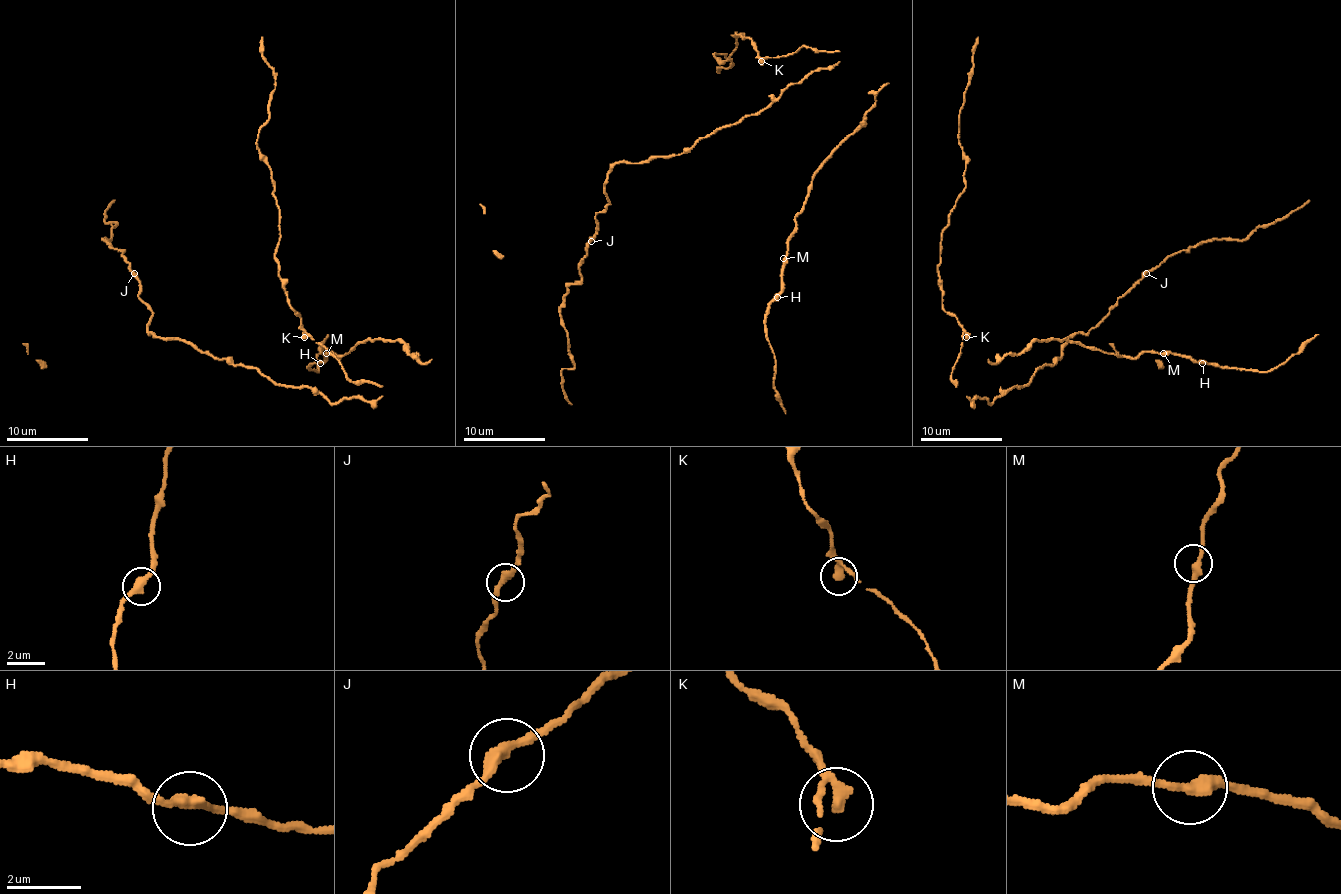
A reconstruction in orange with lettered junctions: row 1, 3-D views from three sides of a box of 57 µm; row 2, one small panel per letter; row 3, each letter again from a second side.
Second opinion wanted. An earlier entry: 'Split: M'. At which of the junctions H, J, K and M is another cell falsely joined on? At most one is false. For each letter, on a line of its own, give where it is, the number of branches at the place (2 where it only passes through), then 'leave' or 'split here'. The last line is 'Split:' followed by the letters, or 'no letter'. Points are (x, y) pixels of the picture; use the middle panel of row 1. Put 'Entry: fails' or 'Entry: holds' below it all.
H: (777, 297) | 2 | leave
J: (591, 241) | 2 | leave
K: (761, 61) | 2 | leave
M: (783, 258) | 2 | leave
Split: no letter
Entry: fails

